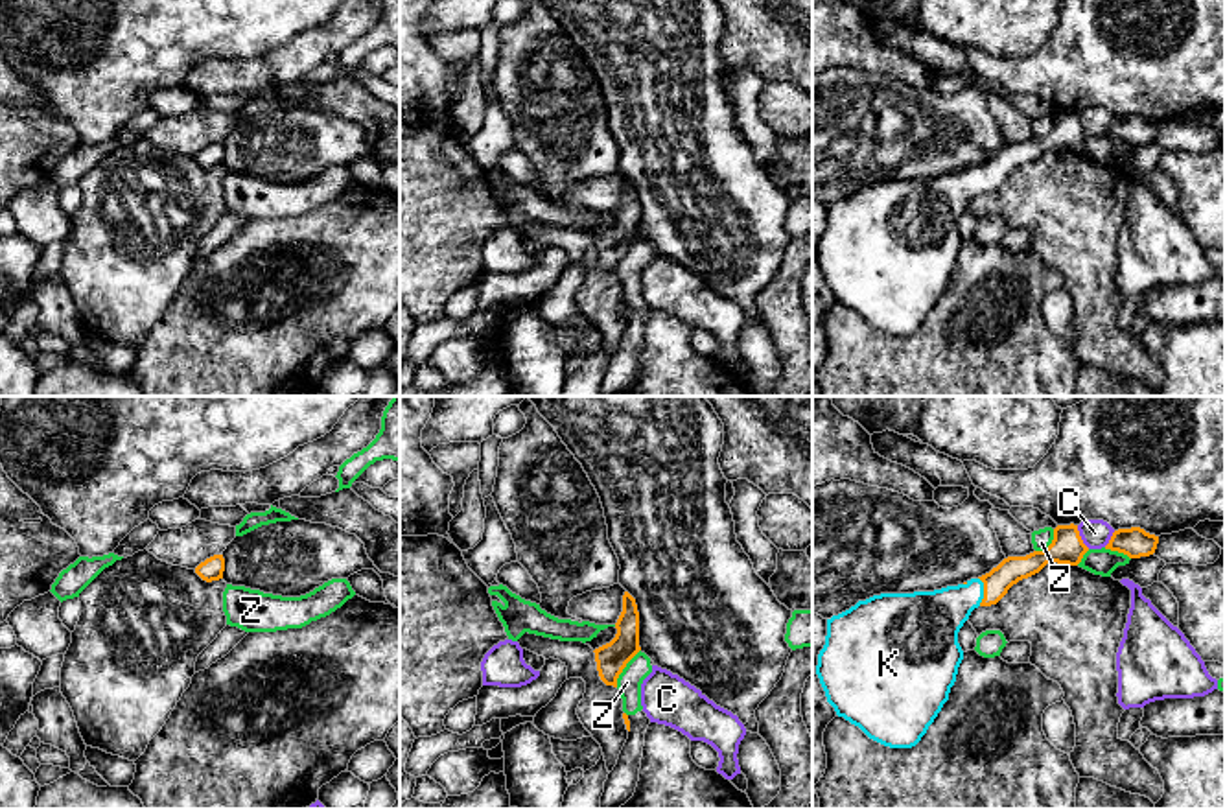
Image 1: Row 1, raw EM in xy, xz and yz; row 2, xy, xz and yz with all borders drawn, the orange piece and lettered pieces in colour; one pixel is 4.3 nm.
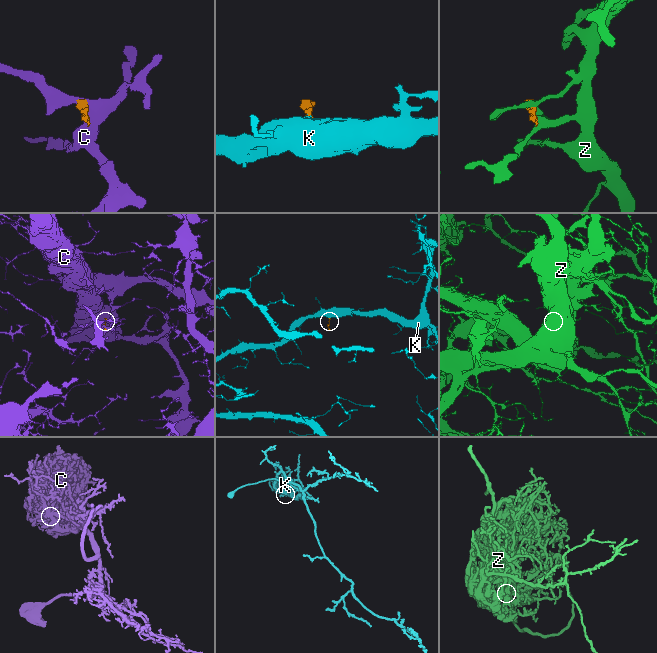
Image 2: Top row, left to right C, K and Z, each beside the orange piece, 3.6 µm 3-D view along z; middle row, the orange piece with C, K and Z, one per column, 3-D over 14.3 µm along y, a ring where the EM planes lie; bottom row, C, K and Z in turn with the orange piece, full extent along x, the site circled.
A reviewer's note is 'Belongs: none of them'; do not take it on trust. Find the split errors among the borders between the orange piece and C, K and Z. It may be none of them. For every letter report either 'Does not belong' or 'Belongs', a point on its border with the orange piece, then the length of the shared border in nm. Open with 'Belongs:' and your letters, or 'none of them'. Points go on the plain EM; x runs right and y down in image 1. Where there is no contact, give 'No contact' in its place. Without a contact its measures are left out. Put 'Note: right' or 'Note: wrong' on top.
Note: wrong
Belongs: K
C: Does not belong. Touches orange at yz (1080, 124). Shared border 120 nm
K: Belongs. Touches orange at yz (984, 179). Shared border 130 nm
Z: Does not belong. Touches orange at xz (625, 253). Shared border 200 nm

